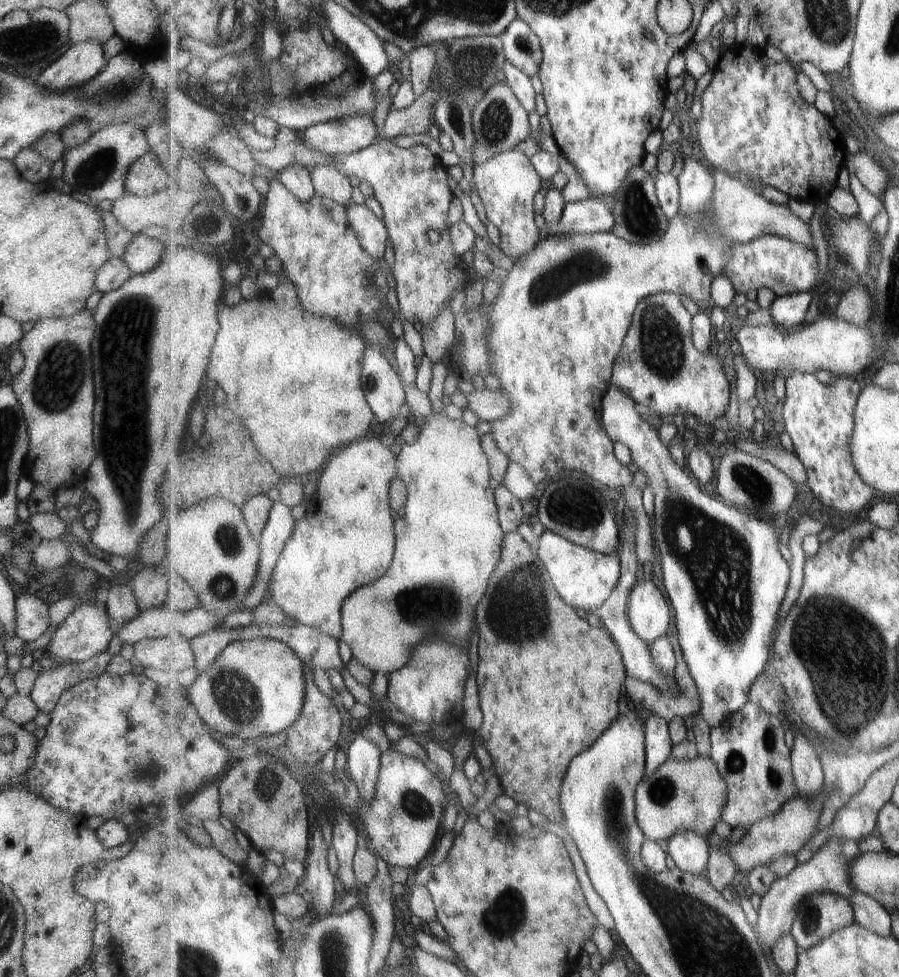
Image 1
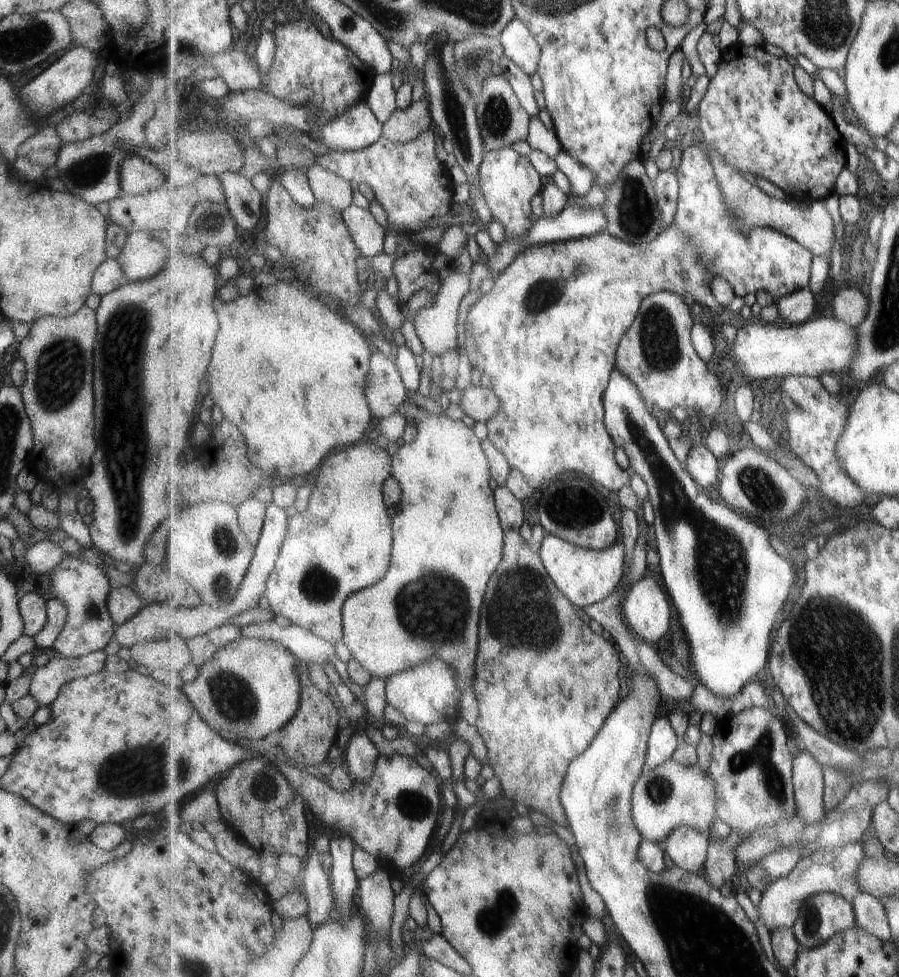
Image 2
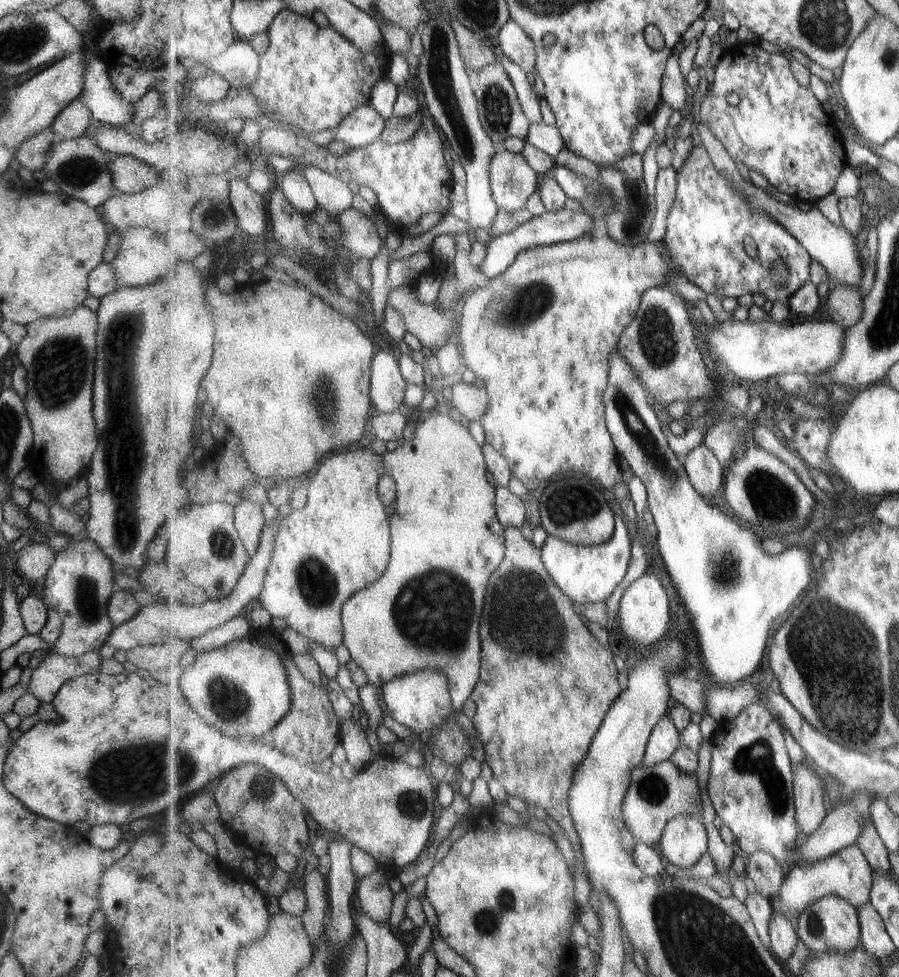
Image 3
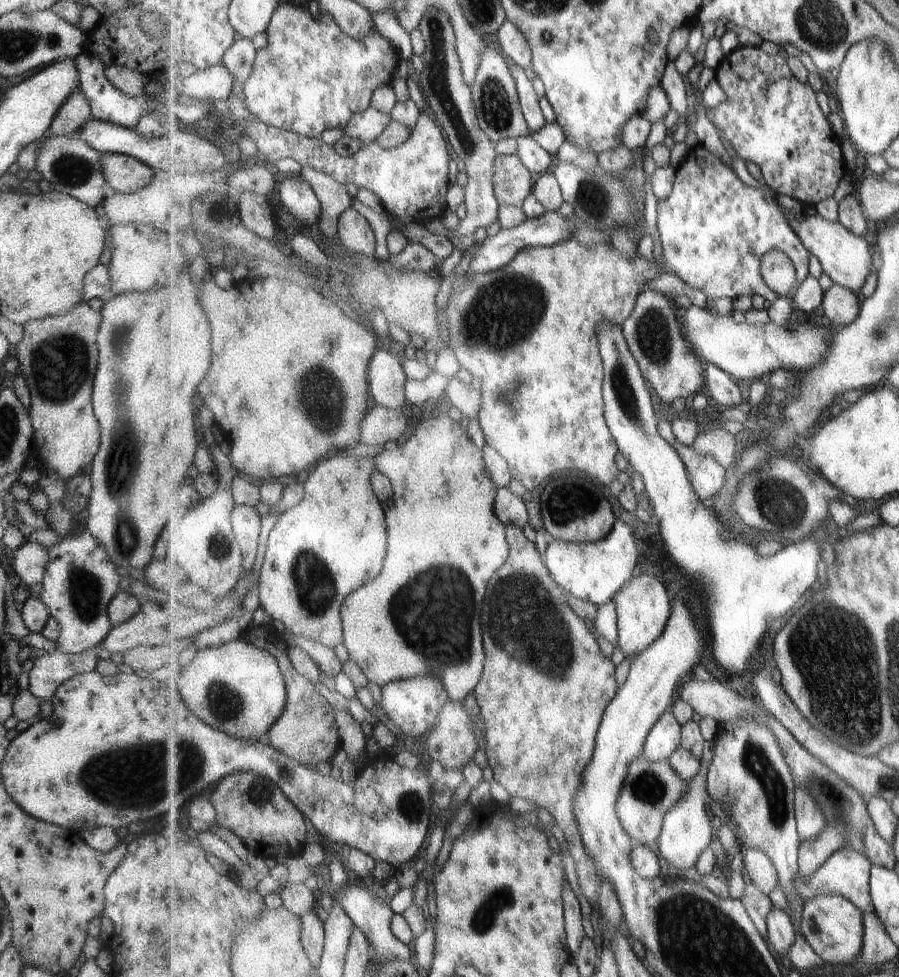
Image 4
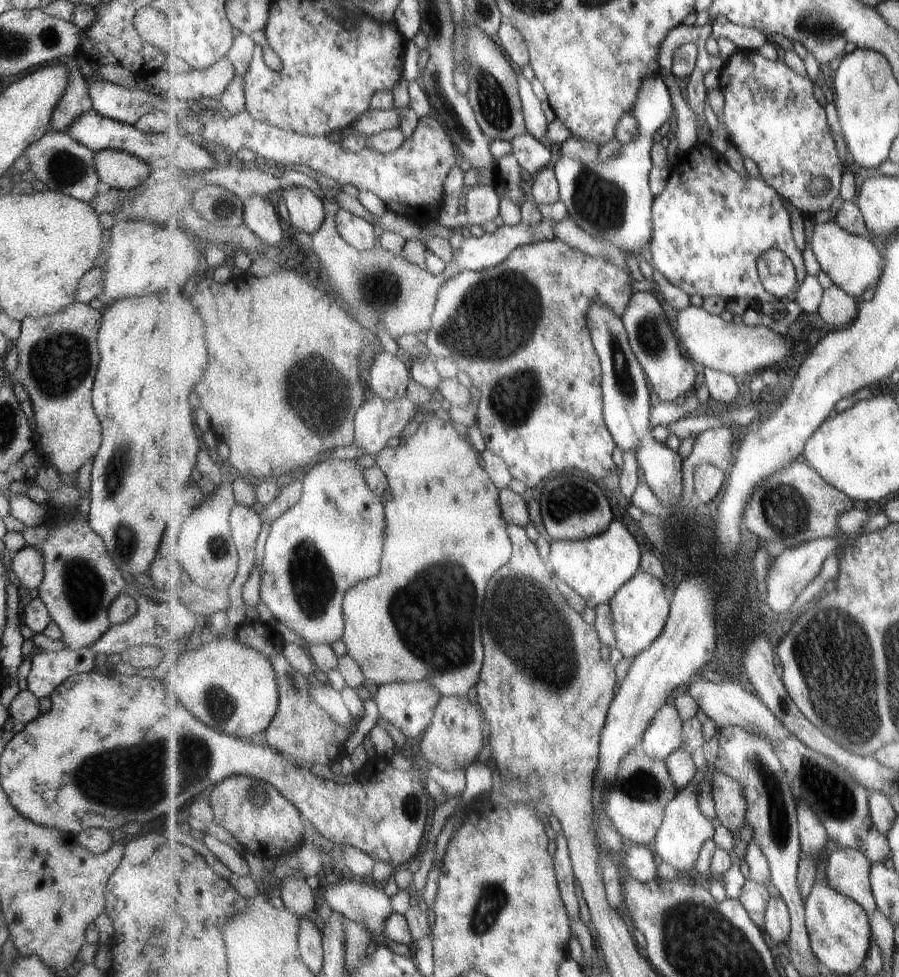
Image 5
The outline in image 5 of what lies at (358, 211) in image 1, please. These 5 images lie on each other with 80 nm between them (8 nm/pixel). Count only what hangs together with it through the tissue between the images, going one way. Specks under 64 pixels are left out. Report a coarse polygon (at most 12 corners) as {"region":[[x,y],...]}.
{"region":[[341,209],[336,225],[353,248],[378,246],[374,224]]}

